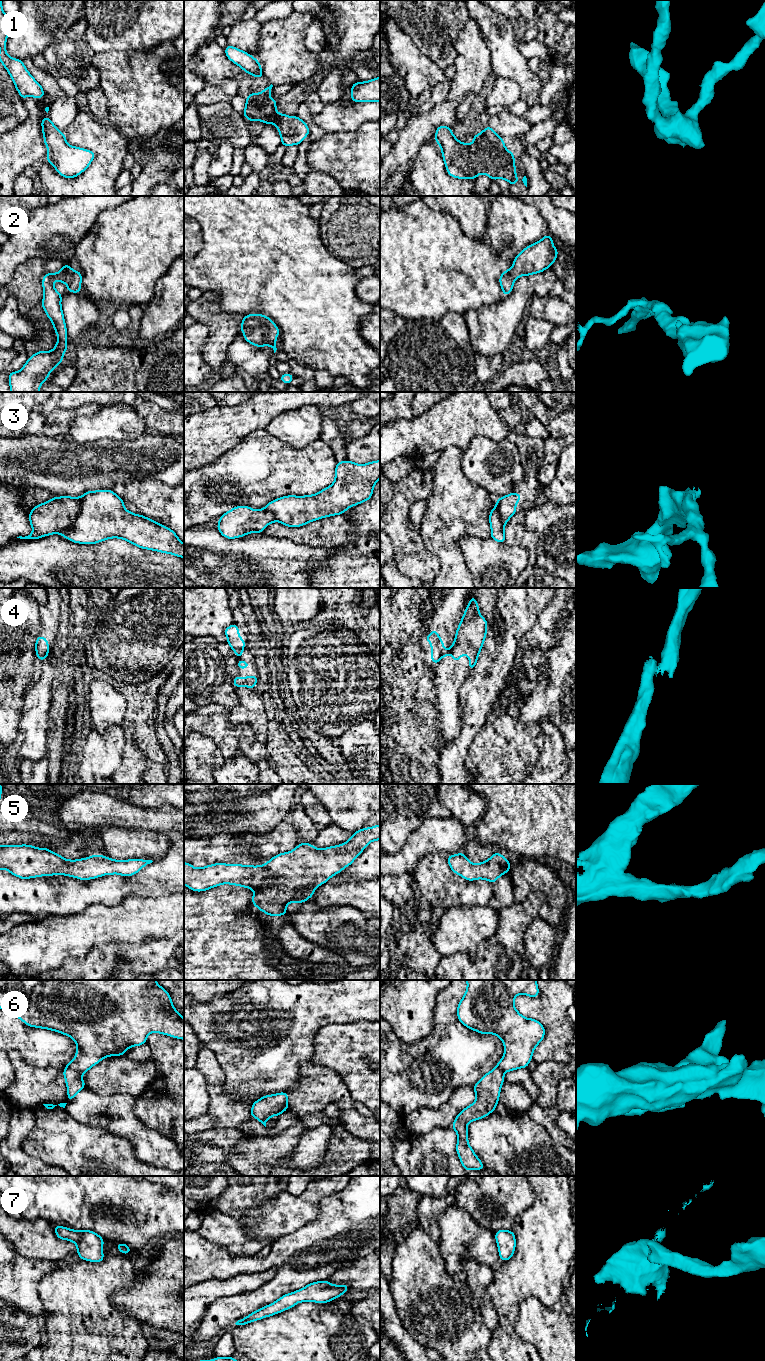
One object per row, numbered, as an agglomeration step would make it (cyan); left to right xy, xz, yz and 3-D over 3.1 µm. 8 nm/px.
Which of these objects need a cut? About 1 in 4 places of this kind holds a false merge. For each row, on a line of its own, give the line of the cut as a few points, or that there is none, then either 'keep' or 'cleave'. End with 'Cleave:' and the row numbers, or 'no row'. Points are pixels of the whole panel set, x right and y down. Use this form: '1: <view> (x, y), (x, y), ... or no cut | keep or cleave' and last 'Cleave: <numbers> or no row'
1: no cut | keep
2: no cut | keep
3: xy (81, 497), (78, 514), (68, 526), (58, 532) | cleave
4: yz (442, 653), (440, 657) | cleave
5: no cut | keep
6: xy (65, 1067), (70, 1067), (81, 1074) | cleave
7: no cut | keep
Cleave: 3, 4, 6

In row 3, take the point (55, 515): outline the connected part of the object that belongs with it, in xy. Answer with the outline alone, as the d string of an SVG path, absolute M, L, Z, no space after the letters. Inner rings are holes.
M53 497L36 505L30 511L29 521L33 532L20 539L39 539L56 534L69 527L80 512L81 497Z

